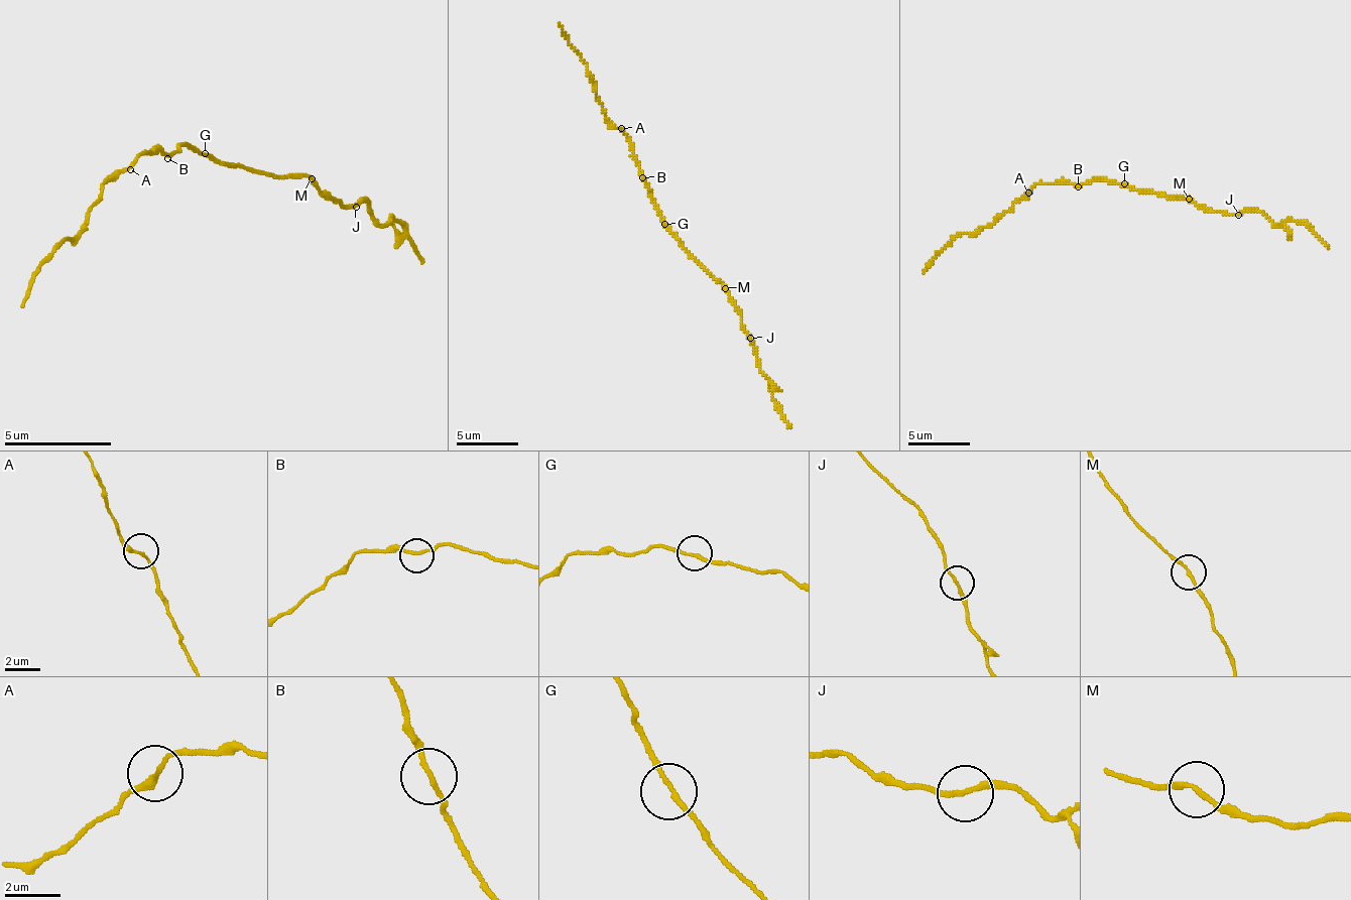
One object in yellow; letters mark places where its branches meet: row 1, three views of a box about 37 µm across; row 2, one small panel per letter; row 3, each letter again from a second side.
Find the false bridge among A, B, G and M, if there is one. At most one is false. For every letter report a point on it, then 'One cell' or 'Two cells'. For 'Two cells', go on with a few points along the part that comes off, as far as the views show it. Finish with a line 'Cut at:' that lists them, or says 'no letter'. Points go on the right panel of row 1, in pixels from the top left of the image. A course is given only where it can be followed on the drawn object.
A: Place: (1028, 193). One cell
B: Place: (1078, 186). One cell
G: Place: (1124, 183). One cell
M: Place: (1189, 199). Two cells. Course of the part to remove: (1189, 199), (1229, 215), (1263, 212), (1275, 224), (1301, 221), (1328, 248)
Cut at: M

